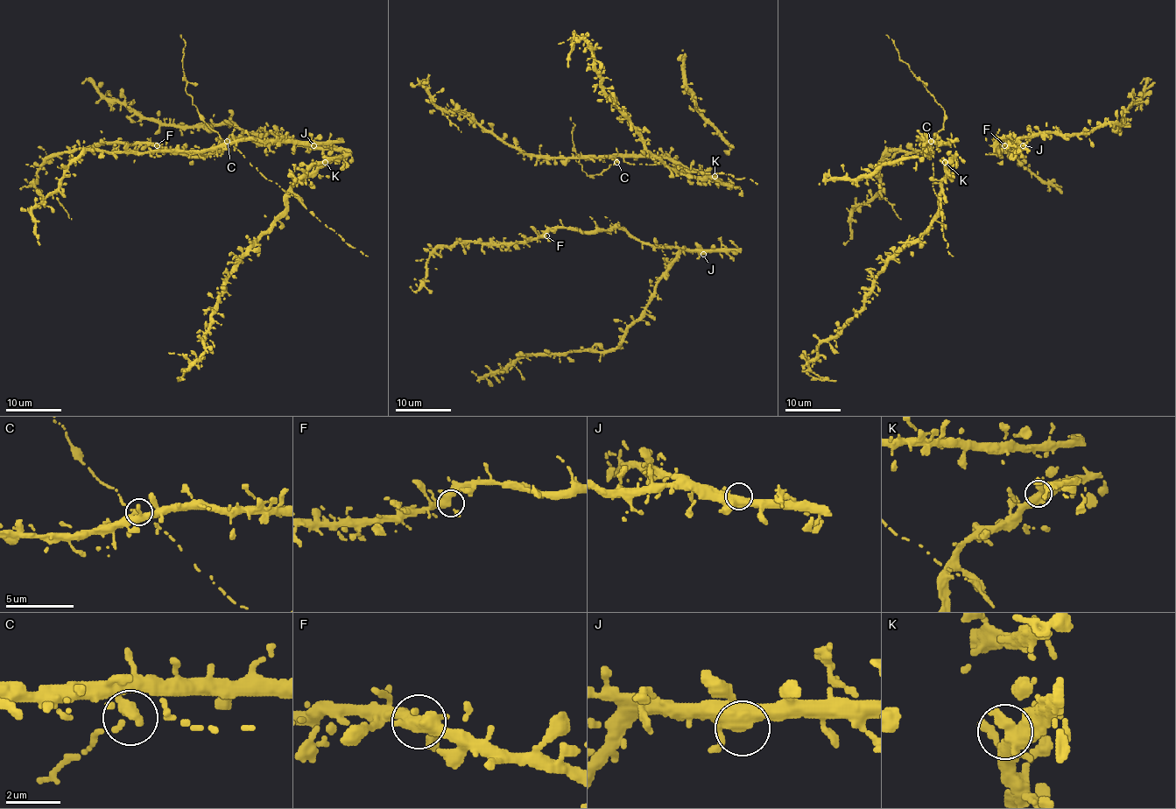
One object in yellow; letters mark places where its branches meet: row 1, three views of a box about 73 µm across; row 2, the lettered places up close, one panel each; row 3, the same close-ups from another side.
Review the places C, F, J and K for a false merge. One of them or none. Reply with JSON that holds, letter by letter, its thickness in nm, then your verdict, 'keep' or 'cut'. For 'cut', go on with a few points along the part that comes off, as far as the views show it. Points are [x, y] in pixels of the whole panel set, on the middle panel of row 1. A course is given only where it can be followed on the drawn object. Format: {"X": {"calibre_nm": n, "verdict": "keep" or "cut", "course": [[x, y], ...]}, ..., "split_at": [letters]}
{"C": {"calibre_nm": 360, "verdict": "keep"}, "F": {"calibre_nm": 360, "verdict": "keep"}, "J": {"calibre_nm": 360, "verdict": "keep"}, "K": {"calibre_nm": 550, "verdict": "keep"}, "split_at": []}

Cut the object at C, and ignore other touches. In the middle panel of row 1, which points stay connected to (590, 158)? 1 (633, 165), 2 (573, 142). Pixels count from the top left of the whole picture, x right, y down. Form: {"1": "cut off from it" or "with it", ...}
{"1": "cut off from it", "2": "cut off from it"}

